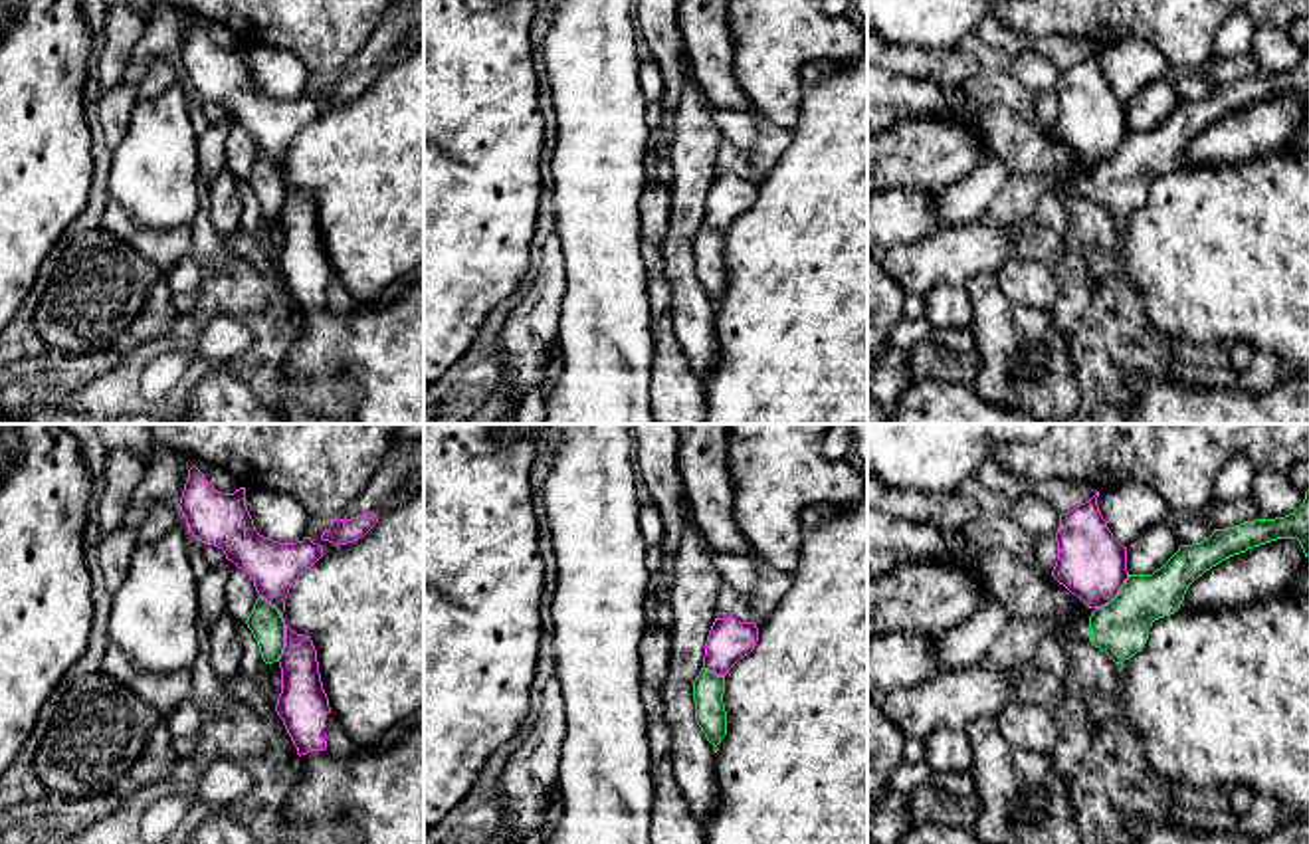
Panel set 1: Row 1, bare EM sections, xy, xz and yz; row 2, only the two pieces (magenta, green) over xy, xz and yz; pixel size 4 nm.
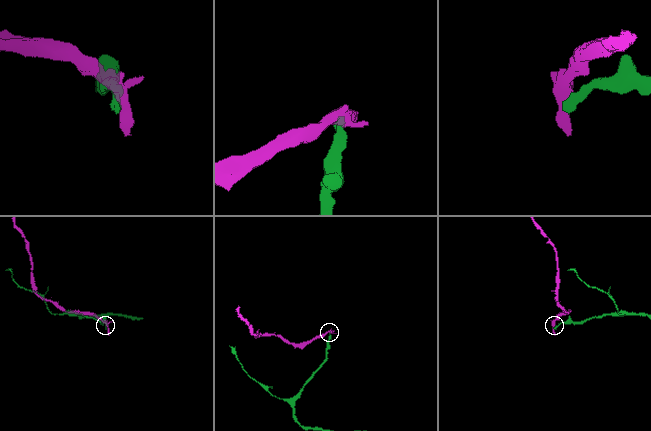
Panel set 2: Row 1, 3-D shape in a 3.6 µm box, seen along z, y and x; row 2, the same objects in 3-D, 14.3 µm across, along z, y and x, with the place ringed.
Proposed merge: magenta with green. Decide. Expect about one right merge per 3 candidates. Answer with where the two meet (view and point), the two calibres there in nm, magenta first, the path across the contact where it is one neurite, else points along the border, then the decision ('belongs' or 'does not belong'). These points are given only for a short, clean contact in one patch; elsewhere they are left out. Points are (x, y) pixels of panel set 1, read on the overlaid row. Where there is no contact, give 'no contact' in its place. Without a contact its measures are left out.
contact xy (286, 627); calibres 170 and 140 nm; border xy (260, 595), (278, 611), (284, 623), (284, 652), (278, 660); does not belong

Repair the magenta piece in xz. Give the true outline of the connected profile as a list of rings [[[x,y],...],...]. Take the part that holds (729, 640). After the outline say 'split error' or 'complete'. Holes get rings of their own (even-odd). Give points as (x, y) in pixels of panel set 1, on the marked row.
[[[715,618],[705,642],[703,668],[727,676],[741,658],[755,650],[756,642],[758,628],[755,622]]]; complete

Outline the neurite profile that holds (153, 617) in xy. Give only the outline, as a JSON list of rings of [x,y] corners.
[[[174,527],[152,543],[137,543],[125,582],[111,598],[109,638],[137,668],[168,674],[190,670],[198,650],[196,577],[188,537]]]

